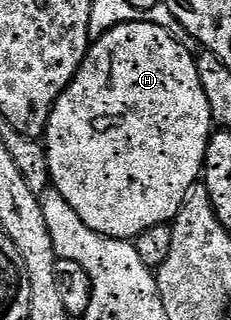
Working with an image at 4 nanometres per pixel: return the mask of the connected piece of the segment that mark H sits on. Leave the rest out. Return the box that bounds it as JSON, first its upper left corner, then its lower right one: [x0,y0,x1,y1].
[44,21,214,239]

